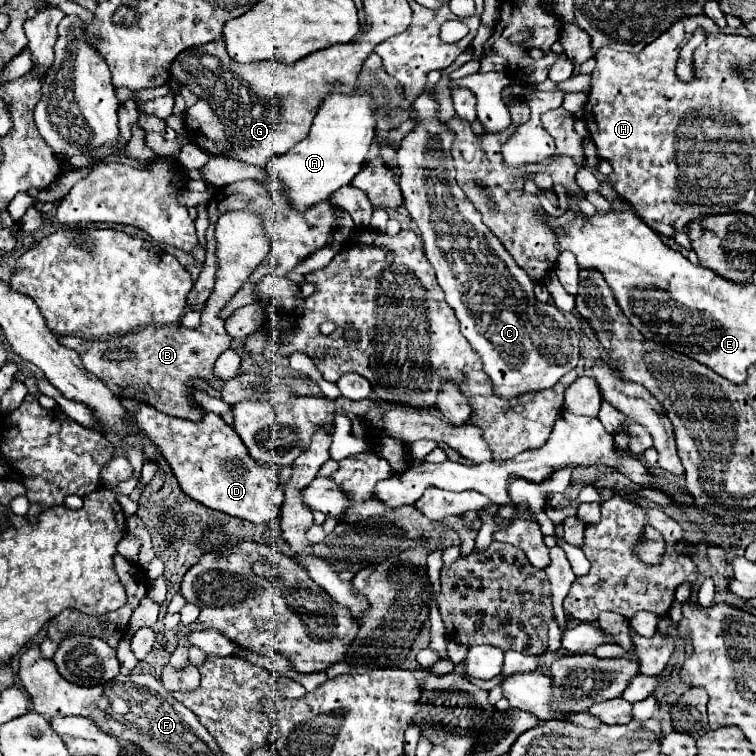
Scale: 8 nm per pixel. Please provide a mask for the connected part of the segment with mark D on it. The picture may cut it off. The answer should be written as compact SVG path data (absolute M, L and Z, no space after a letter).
M146 404L146 424L142 422L142 414L134 414L134 418L130 416L130 422L160 448L174 470L180 488L192 500L252 524L268 524L278 516L284 496L280 472L274 466L264 466L252 460L240 436L218 414L204 412L200 422L190 422L166 416Z

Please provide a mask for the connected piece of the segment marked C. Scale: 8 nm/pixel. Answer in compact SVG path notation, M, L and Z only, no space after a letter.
M424 92L416 98L414 108L418 112L416 128L402 140L398 150L400 166L400 188L404 194L404 206L410 212L410 218L420 228L420 238L424 246L424 256L436 270L438 284L446 294L448 306L456 312L464 338L472 348L482 354L484 372L494 384L494 392L500 398L516 398L524 392L538 392L554 386L566 372L576 368L578 352L578 332L574 330L570 318L552 304L542 304L536 300L532 288L534 282L530 276L514 262L514 258L502 248L500 240L482 224L482 218L466 200L464 192L454 180L454 166L450 156L450 144L454 134L436 118L436 100L434 92Z

